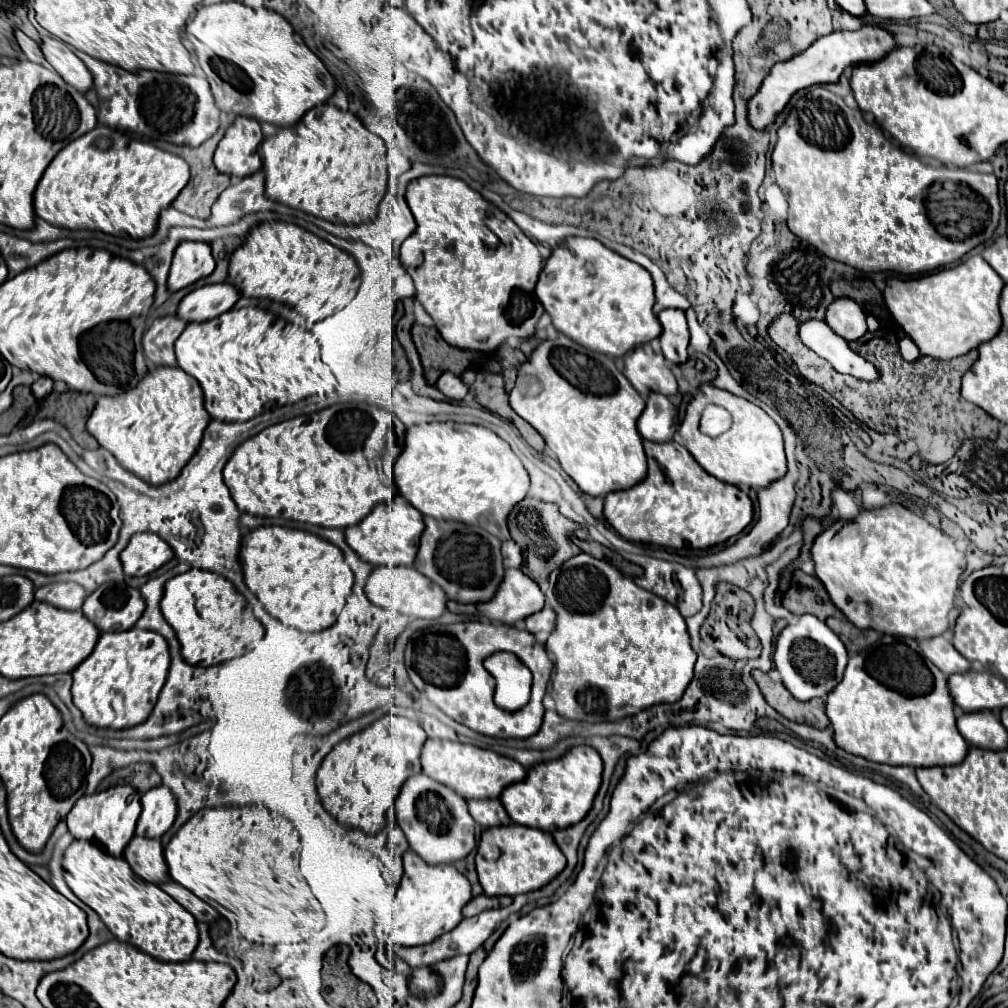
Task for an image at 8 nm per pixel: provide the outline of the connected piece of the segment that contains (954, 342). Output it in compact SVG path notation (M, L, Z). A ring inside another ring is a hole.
M970 256L966 262L954 268L926 274L920 278L902 280L902 278L892 276L886 282L884 298L886 298L886 306L890 310L892 320L914 340L914 344L920 348L924 356L932 356L938 360L950 360L950 358L970 352L972 348L978 348L982 342L992 340L1000 332L1002 316L1000 316L998 302L1000 302L1002 288L1004 288L1004 282L1002 278L998 278L992 266L988 266L982 256Z

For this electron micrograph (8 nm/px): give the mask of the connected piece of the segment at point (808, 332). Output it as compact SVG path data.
M808 320L800 324L800 338L802 342L822 356L832 368L840 374L850 374L864 382L874 382L880 376L880 370L856 354L844 338L840 338L826 322L822 320Z

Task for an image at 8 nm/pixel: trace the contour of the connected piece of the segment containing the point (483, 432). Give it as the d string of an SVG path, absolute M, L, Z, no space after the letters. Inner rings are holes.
M432 422L414 426L412 440L406 440L402 454L394 464L394 474L400 496L404 496L424 516L432 516L438 520L456 520L462 524L476 524L502 542L510 540L508 514L520 500L524 500L530 486L528 472L522 466L520 458L512 452L508 442L504 442L488 428L456 422Z

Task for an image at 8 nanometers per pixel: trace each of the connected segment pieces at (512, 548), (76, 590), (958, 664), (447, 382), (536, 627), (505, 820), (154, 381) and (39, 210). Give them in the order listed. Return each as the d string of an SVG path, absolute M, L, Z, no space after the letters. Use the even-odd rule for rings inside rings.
M514 540L502 544L502 556L504 556L504 568L520 568L522 552Z
M76 582L48 584L48 586L38 588L34 594L36 594L36 600L48 602L48 604L52 604L56 608L64 608L64 610L80 610L80 606L86 598L86 590Z
M944 636L922 640L920 648L922 648L922 654L926 658L930 658L946 676L970 670L970 662L966 658L962 658L962 654L958 654L958 650L954 650L952 642Z
M444 372L444 374L438 378L436 388L438 388L444 396L448 396L448 398L452 398L452 400L462 400L462 398L466 396L466 392L468 392L468 388L464 386L464 382L462 382L456 374L452 374L452 372Z
M544 606L540 612L524 620L526 630L530 630L532 634L550 634L554 630L554 622L556 622L556 614L548 606Z
M498 798L496 800L470 800L468 810L470 810L472 818L484 828L506 826L512 822Z
M152 368L146 378L126 394L100 396L88 418L88 432L114 454L132 474L152 486L172 482L196 452L210 422L204 410L204 392L196 378L182 368Z
M98 126L56 154L34 192L34 210L42 220L60 228L100 230L140 240L156 232L162 208L174 202L188 184L188 176L184 158L164 152L151 141L133 139L108 126ZM104 134L110 136L112 146L100 152L94 148L94 140Z

